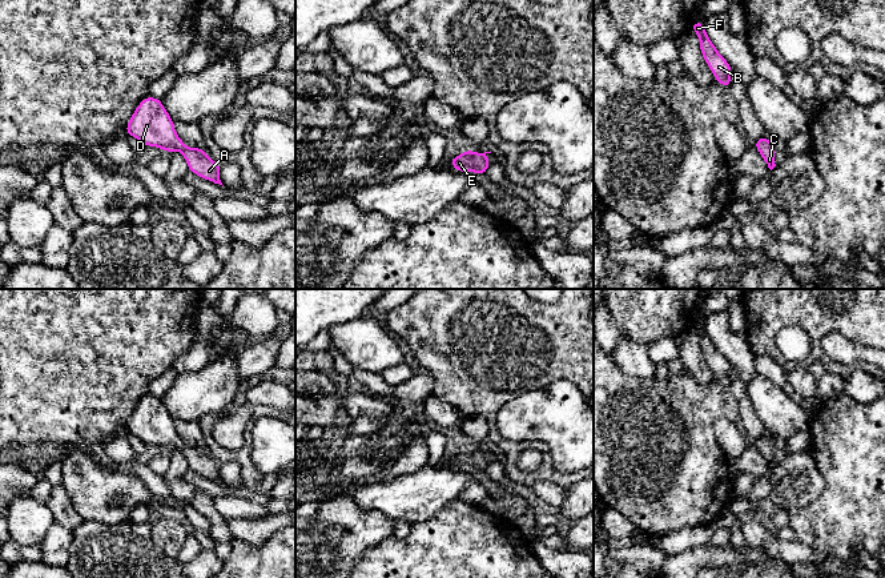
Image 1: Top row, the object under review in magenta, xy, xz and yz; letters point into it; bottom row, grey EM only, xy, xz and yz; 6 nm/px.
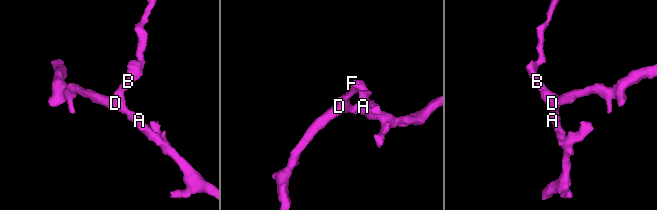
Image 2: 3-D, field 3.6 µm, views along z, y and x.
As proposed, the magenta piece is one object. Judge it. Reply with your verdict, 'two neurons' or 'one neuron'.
one neuron

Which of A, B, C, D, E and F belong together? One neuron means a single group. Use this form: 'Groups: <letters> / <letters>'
Groups: A B C D E F

